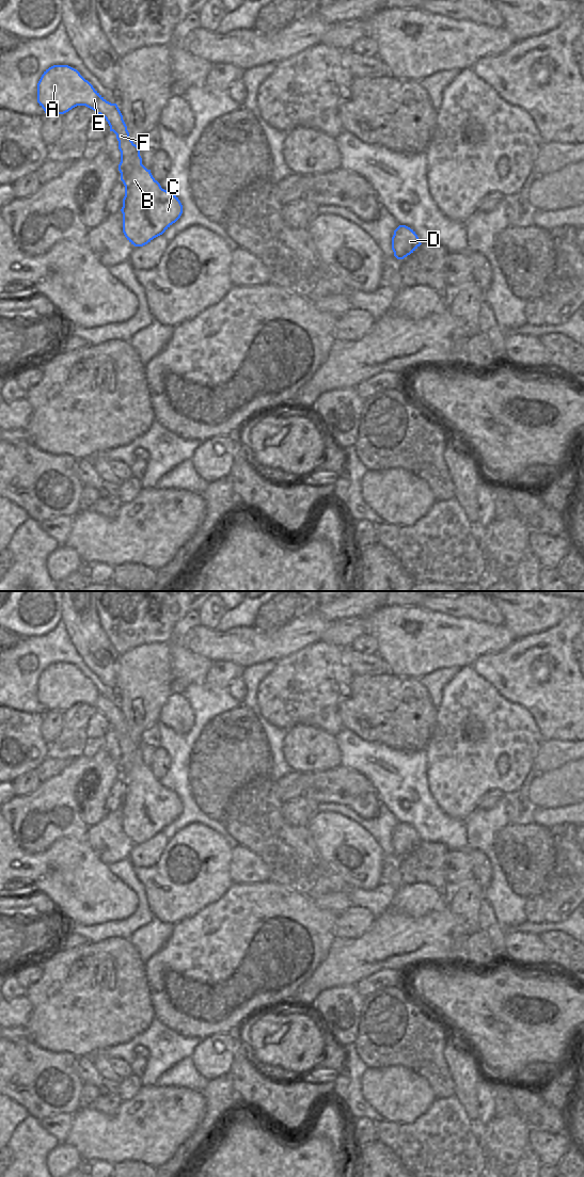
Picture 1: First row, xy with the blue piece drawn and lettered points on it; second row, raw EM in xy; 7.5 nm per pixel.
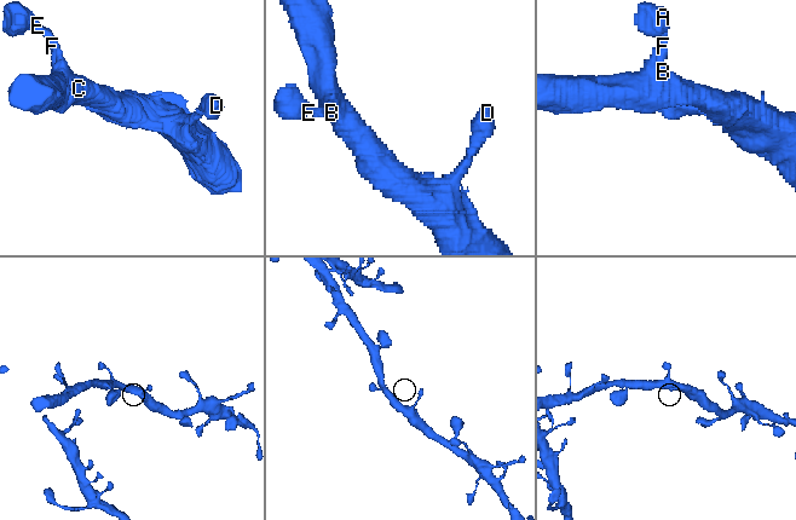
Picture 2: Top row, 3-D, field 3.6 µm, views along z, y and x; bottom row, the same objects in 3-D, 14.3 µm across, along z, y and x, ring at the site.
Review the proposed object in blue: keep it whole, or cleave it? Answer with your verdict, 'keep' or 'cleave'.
keep

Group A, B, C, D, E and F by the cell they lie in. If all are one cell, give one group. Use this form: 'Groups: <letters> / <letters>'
Groups: A B C D E F.

